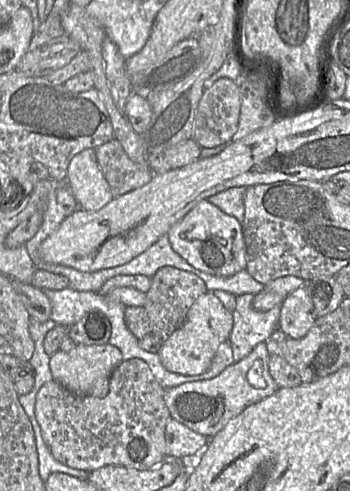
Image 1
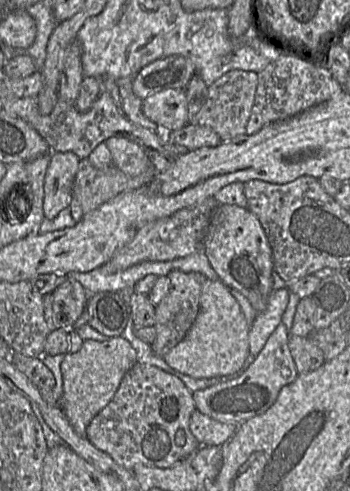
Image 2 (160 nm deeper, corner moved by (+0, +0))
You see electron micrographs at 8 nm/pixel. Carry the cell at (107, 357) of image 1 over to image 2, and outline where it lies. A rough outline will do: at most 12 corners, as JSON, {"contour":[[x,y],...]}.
{"contour":[[121,335],[61,362],[60,407],[79,436],[138,362]]}

